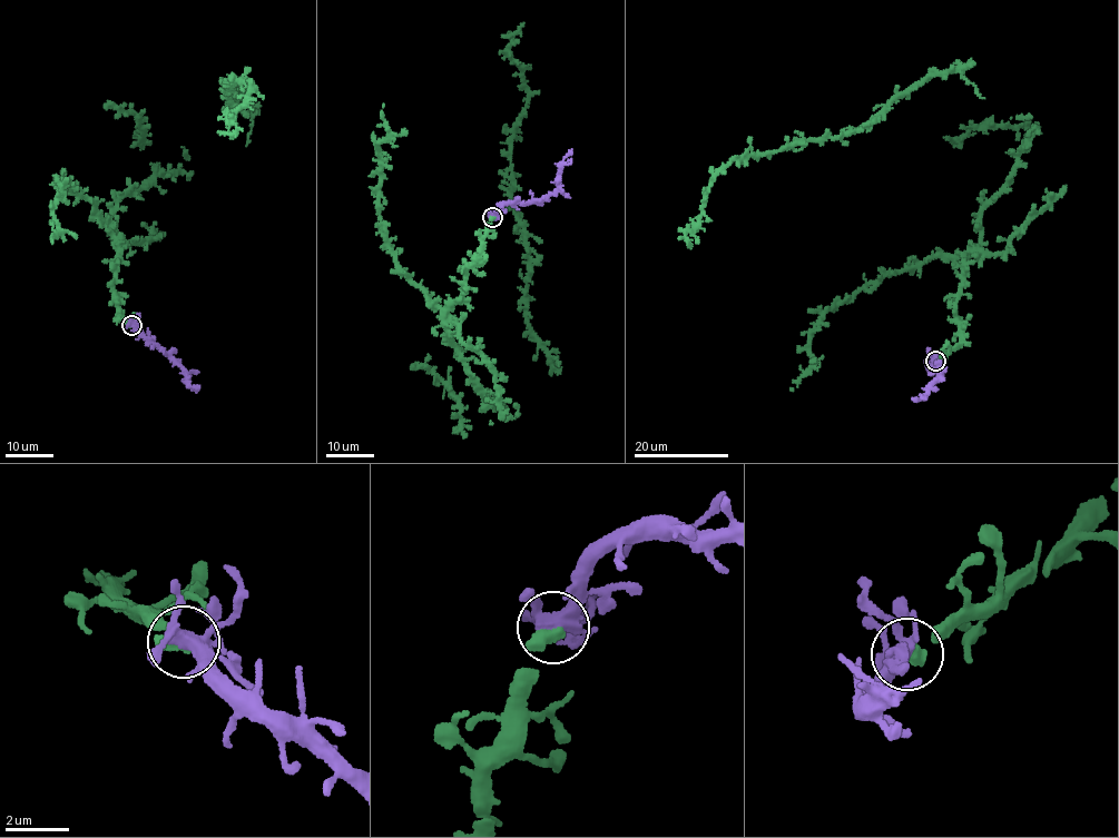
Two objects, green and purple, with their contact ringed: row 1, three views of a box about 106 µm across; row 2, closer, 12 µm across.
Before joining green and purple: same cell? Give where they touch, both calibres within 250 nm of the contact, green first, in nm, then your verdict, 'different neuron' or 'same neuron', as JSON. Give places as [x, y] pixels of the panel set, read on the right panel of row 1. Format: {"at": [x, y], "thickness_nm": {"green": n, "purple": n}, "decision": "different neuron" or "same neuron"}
{"at": [935, 361], "thickness_nm": {"green": 440, "purple": 360}, "decision": "same neuron"}

